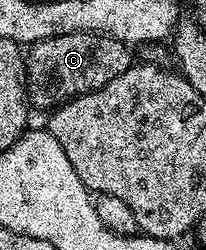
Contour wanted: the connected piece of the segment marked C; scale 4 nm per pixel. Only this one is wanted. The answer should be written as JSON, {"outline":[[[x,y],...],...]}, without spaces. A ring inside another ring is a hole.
{"outline":[[[62,34],[32,42],[28,50],[31,51],[25,54],[25,90],[30,105],[39,110],[50,111],[72,98],[100,90],[133,65],[128,43],[104,34]]]}

